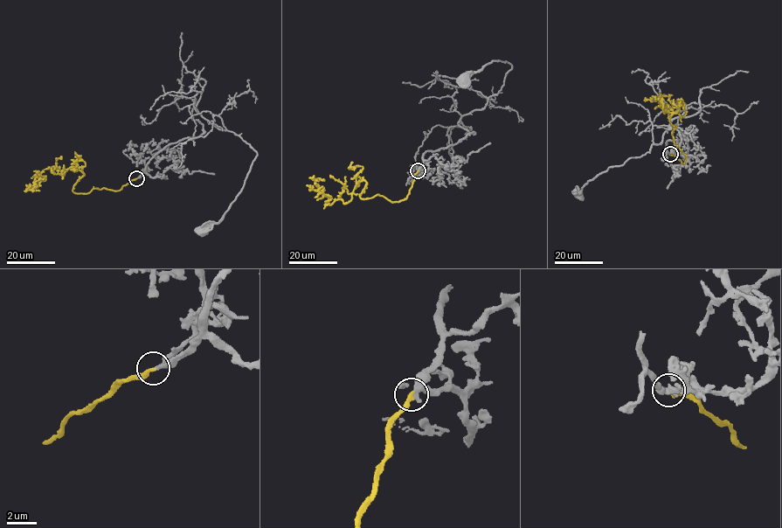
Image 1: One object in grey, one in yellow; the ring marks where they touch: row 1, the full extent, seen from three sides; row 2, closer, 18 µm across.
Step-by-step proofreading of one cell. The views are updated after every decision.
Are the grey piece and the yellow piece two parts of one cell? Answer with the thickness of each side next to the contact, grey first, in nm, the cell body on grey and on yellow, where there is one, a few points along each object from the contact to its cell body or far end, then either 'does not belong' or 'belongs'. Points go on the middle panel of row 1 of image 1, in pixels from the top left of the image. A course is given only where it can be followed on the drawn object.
280 nm thick on the grey side, 260 nm on the other; cell body of grey at (464, 79); no cell body on yellow; grey runs (418, 170), (426, 151), (473, 133), (458, 125), (461, 116), (500, 91), (512, 65), (495, 60), (463, 80); yellow runs (418, 170), (405, 198), (391, 202), (360, 197), (363, 181), (348, 202), (330, 204), (315, 183), (324, 180); belongs

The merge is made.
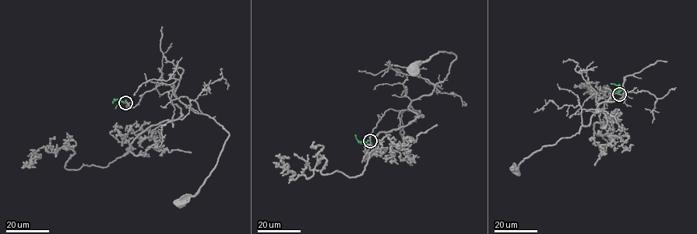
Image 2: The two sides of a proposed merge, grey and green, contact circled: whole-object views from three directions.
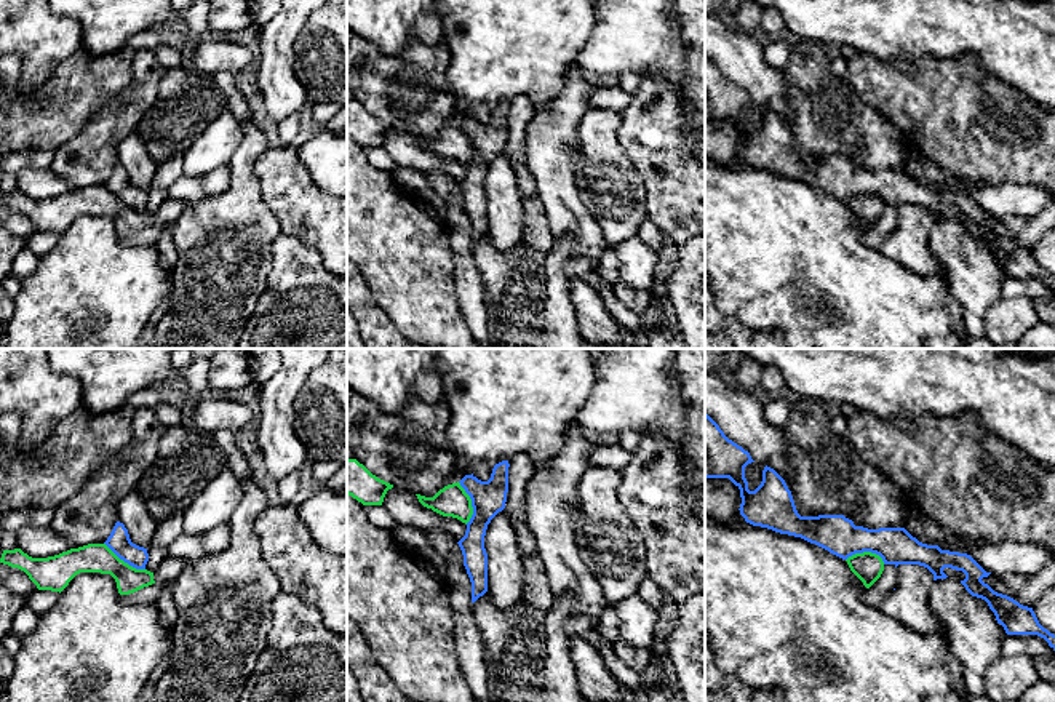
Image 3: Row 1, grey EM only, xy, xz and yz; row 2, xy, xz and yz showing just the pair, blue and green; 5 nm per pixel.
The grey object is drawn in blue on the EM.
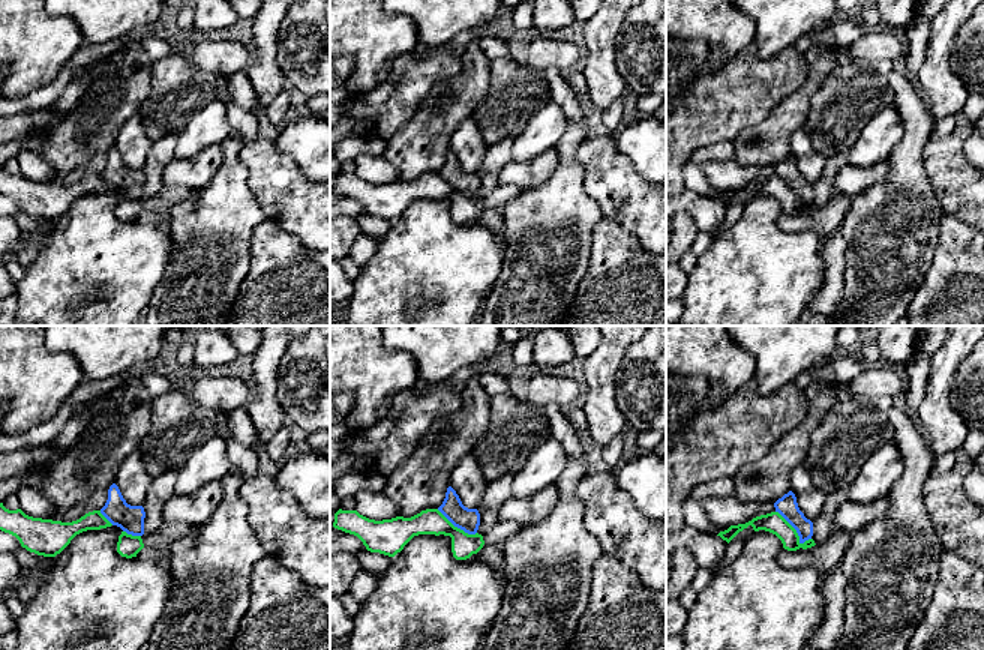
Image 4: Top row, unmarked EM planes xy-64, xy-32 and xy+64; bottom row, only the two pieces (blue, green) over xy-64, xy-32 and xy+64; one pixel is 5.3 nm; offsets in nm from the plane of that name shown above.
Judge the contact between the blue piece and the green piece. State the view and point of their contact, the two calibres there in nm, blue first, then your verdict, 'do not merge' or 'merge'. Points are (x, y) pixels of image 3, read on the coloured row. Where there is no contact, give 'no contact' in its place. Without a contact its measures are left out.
meets blue in xz at (472, 502); 180 nm thick on the blue side, 160 nm on the other; do not merge

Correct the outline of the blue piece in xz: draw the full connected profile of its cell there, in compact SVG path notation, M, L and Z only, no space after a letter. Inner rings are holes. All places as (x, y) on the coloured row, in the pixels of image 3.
M508 461L496 464L488 481L478 480L473 473L465 475L459 481L470 496L473 507L465 536L457 542L472 582L472 603L488 592L488 553L484 548L484 536L491 520L505 509L508 467Z

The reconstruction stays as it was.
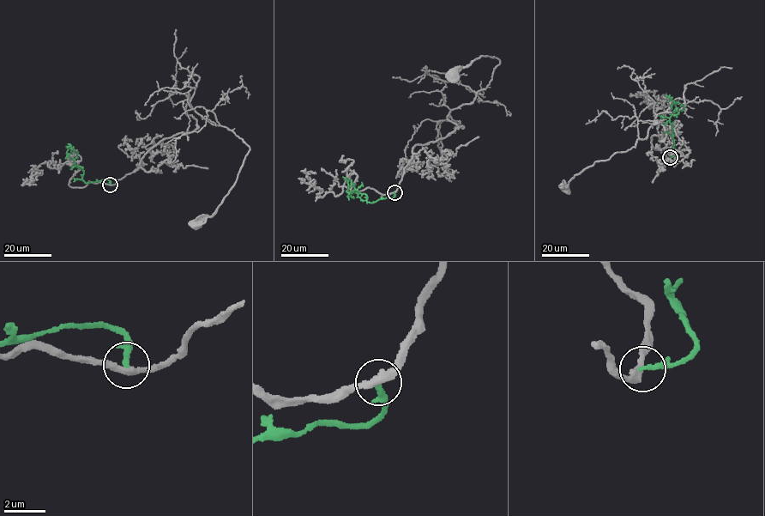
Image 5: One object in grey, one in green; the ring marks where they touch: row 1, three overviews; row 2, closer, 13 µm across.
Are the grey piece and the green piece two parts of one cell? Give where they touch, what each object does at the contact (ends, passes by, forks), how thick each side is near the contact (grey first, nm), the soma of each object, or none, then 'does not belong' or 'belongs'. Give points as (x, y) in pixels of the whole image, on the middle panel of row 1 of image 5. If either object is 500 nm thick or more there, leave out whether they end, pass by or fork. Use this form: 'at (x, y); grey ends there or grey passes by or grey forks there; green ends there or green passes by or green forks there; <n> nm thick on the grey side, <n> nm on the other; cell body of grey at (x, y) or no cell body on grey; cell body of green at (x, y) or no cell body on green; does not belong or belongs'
at (394, 192); grey passes by; green ends there; 320 nm thick on the grey side, 260 nm on the other; cell body of grey at (453, 74); no cell body on green; does not belong

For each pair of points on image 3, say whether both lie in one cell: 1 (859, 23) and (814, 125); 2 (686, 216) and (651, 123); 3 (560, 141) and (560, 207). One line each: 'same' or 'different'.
1: different
2: same
3: same

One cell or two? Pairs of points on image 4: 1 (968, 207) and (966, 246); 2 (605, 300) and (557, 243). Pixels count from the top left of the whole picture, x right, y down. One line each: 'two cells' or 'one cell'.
1: two cells
2: two cells

